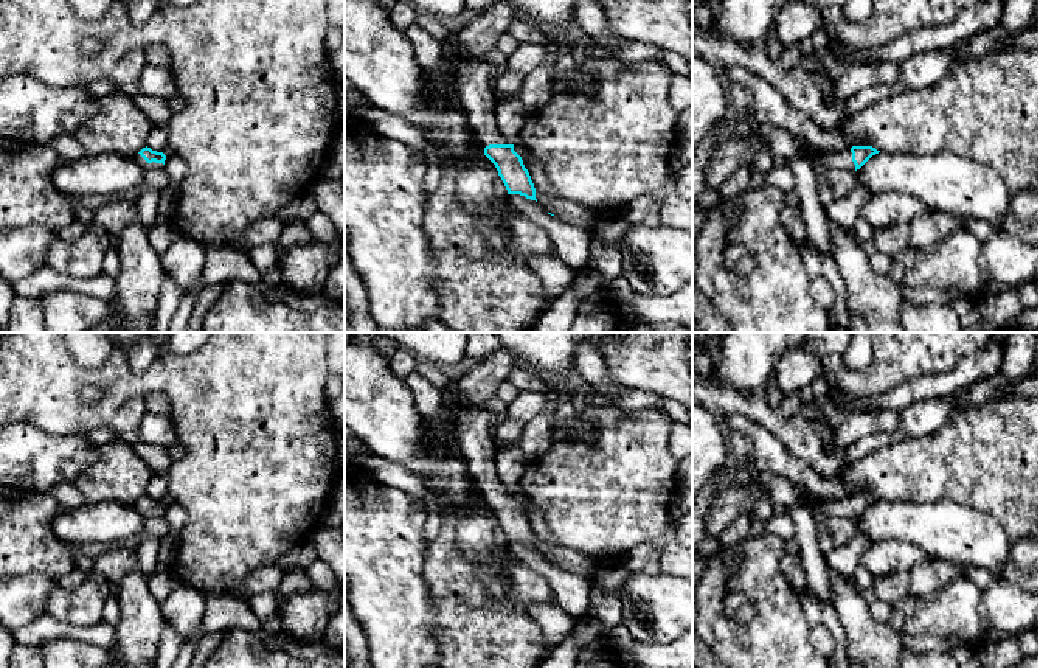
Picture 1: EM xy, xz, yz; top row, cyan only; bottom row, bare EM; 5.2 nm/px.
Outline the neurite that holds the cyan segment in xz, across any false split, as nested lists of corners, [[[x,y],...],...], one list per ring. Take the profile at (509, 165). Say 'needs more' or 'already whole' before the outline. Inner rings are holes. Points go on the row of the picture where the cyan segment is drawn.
needs more; [[[461,56],[453,65],[456,96],[478,134],[484,155],[495,165],[508,194],[520,194],[536,200],[536,188],[522,157],[514,151],[514,138],[503,135],[495,121],[498,98],[492,90],[494,65]]]

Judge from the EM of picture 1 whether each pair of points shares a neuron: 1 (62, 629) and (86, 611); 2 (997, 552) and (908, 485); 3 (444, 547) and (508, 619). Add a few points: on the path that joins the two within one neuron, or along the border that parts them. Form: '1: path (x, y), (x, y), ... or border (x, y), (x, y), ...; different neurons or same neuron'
1: border (47, 614), (83, 626), (101, 622); different neurons
2: border (896, 499), (908, 502), (955, 500), (967, 507); different neurons
3: path (446, 567), (488, 611); same neuron

